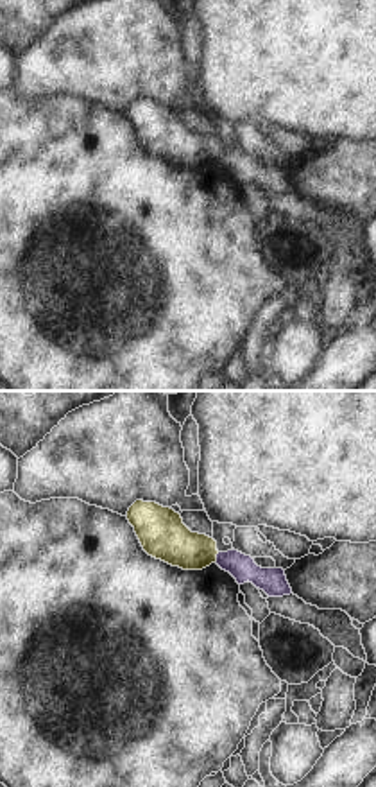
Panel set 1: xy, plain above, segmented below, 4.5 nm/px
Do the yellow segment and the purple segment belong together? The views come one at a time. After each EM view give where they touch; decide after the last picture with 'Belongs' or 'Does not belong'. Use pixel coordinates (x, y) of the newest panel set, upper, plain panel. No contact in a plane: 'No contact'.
Touches yellow at (215, 155).

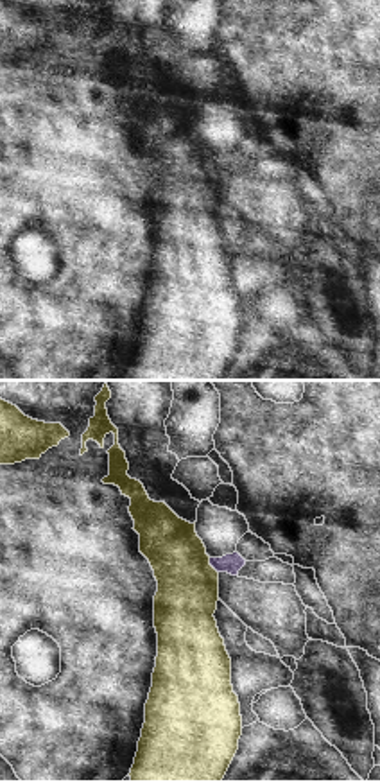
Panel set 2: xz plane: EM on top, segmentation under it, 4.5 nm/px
Touches yellow at (210, 164).

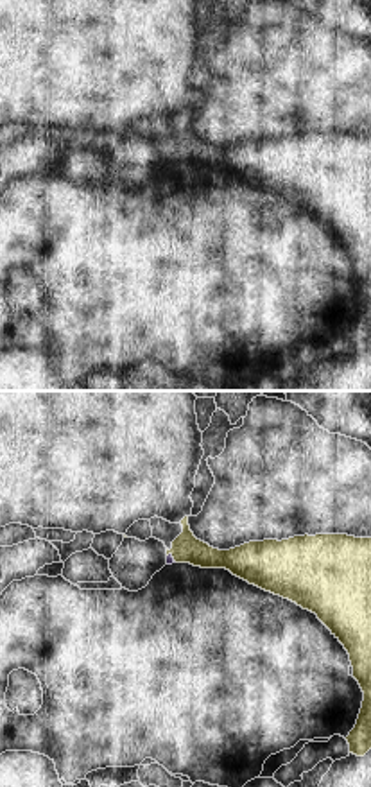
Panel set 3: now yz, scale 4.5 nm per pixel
Touches yellow at (172, 155).

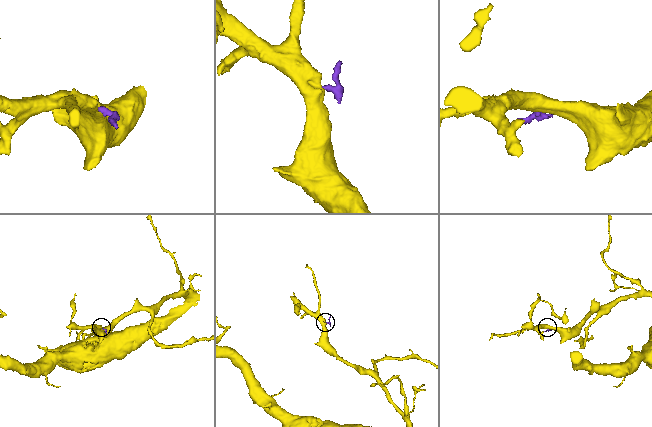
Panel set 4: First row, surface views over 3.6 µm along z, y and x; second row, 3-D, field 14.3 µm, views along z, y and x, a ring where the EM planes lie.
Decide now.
Does not belong.

